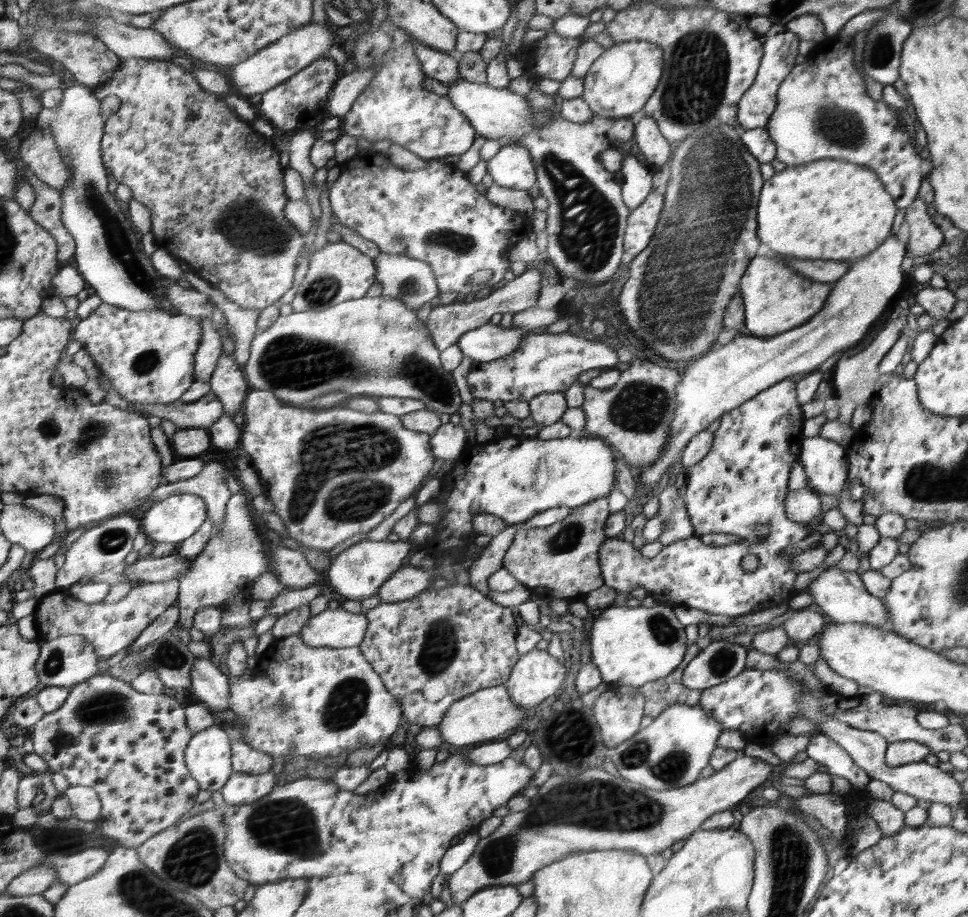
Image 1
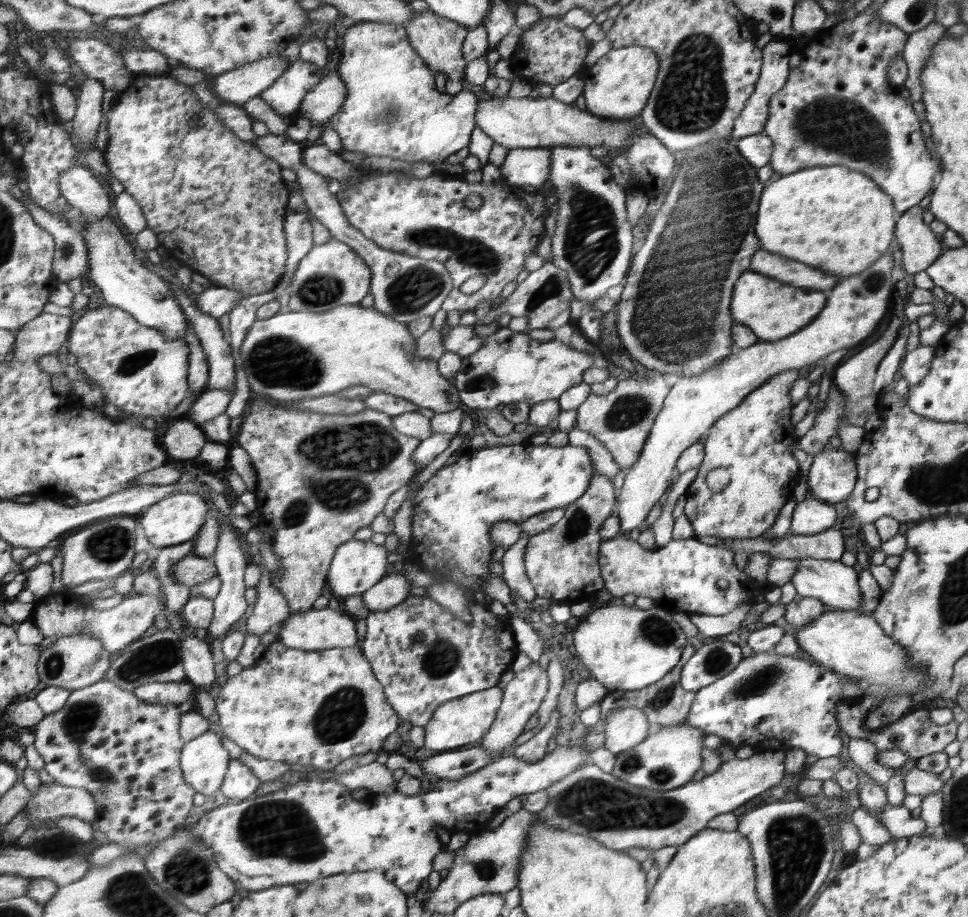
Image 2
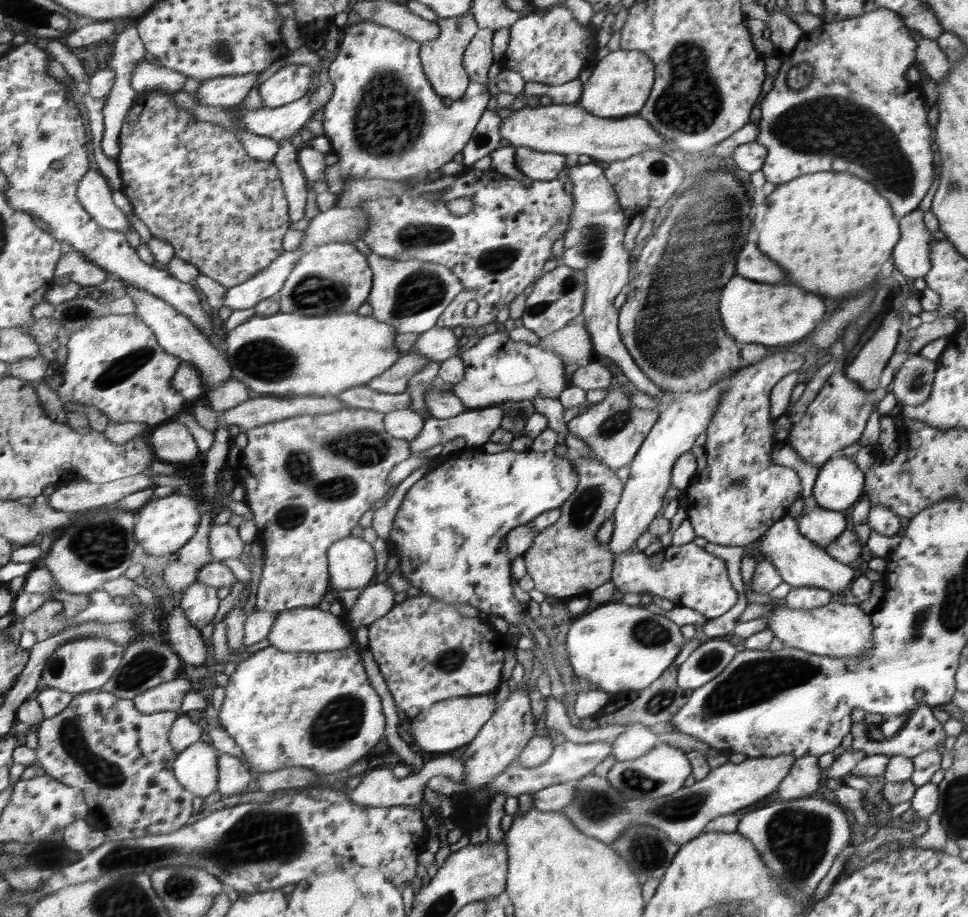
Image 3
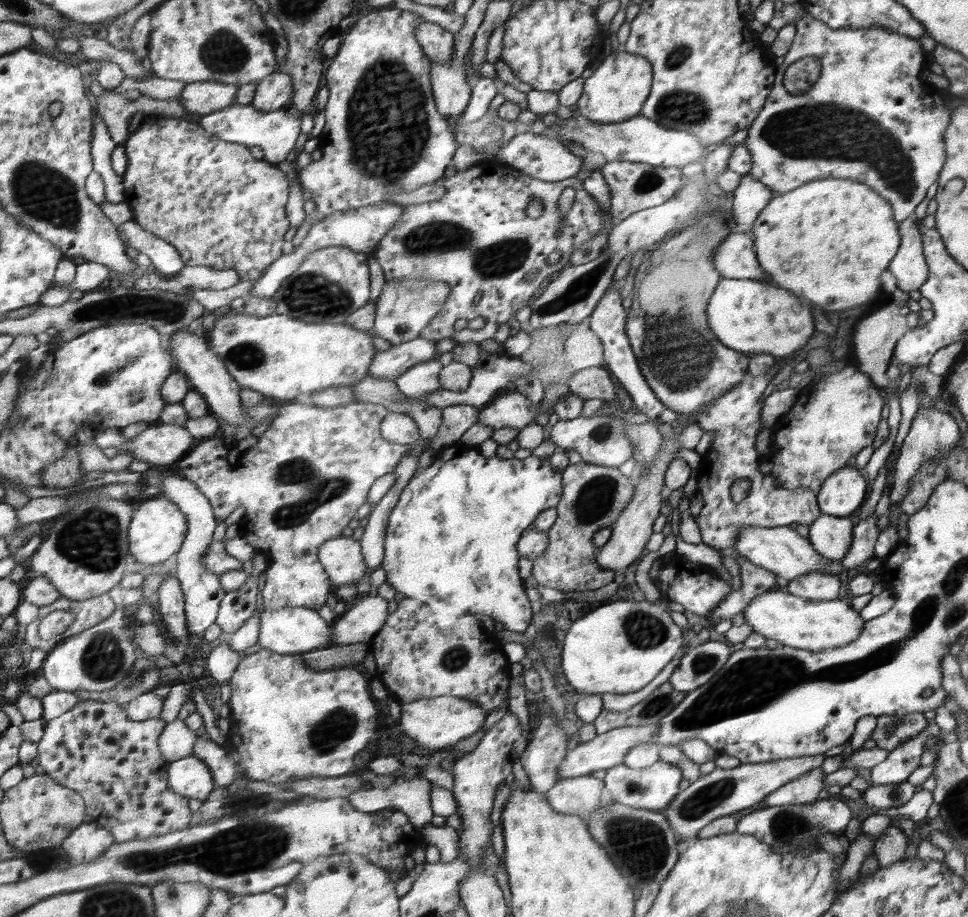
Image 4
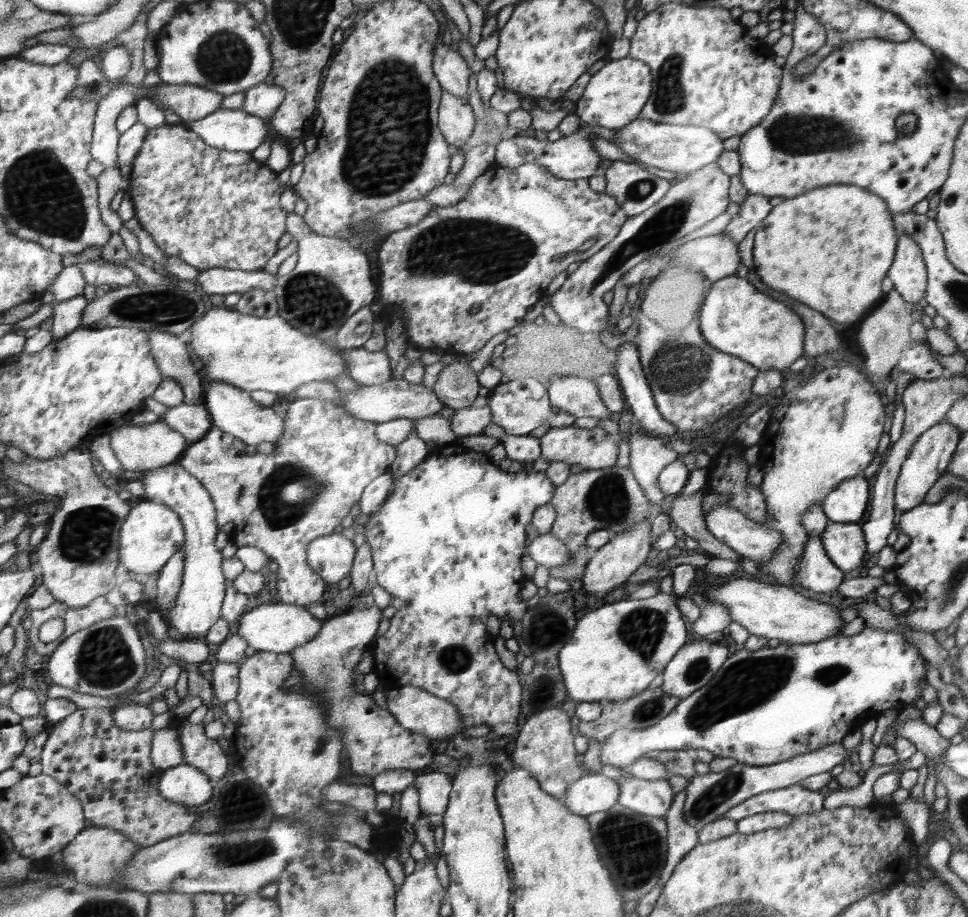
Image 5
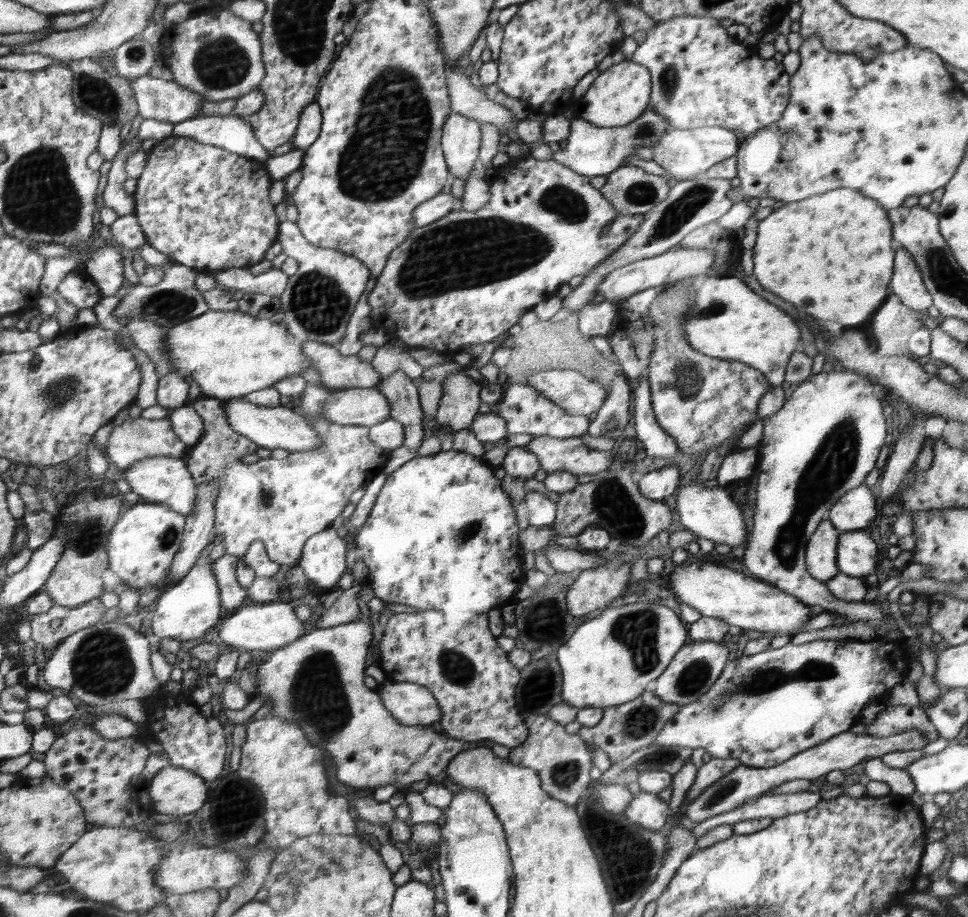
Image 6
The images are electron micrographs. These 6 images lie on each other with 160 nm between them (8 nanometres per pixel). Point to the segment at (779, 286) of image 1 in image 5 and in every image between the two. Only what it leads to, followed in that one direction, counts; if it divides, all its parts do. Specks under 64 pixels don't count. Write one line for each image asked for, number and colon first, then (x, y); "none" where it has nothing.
2: (772, 310)
3: (770, 314)
4: (752, 318)
5: (737, 319)

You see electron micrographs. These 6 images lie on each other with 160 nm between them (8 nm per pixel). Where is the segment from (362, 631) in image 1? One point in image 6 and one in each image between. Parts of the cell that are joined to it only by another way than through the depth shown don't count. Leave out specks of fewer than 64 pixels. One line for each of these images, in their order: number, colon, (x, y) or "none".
2: (316, 630)
3: (301, 630)
4: (298, 629)
5: (274, 627)
6: (272, 625)

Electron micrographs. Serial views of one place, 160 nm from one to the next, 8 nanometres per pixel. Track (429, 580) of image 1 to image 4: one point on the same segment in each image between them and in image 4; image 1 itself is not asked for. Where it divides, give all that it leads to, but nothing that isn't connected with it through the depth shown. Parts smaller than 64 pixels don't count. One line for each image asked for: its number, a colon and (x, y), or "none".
2: (394, 588)
3: (377, 600)
4: (362, 621)

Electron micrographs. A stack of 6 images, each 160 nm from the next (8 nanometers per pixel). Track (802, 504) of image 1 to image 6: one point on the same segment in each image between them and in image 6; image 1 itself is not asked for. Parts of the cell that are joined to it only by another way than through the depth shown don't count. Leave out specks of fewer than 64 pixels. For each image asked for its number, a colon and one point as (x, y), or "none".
2: (811, 516)
3: (823, 526)
4: (832, 536)
5: (845, 544)
6: (858, 556)

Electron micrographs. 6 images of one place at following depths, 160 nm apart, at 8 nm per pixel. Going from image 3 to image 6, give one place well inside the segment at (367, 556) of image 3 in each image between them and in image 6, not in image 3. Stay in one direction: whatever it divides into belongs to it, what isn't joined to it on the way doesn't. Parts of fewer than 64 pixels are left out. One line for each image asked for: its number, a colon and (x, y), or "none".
4: (343, 557)
5: (334, 555)
6: (324, 563)

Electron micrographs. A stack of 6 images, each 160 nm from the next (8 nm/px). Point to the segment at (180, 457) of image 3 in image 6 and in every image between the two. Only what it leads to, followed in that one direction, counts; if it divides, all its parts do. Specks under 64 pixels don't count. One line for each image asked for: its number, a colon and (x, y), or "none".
4: (162, 444)
5: (140, 448)
6: (133, 441)

